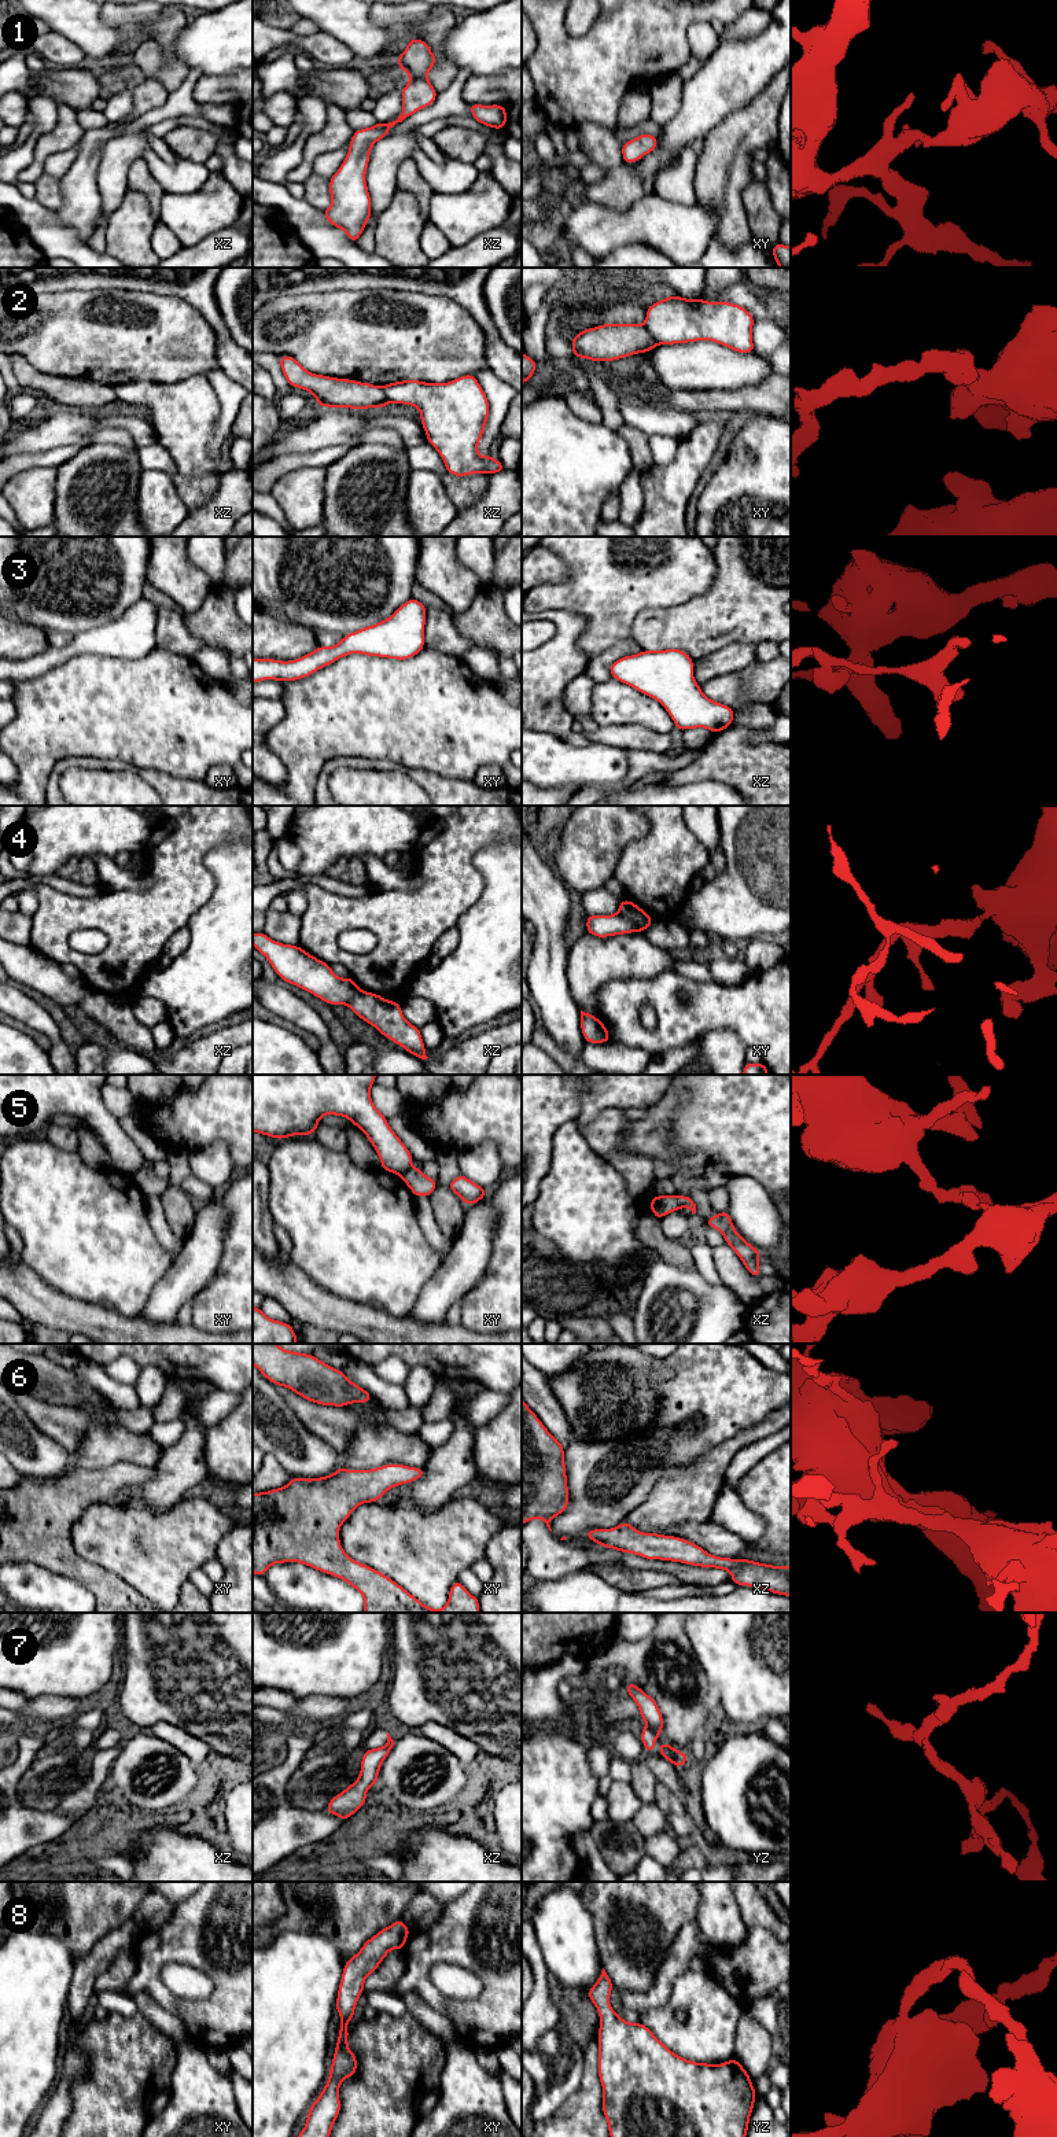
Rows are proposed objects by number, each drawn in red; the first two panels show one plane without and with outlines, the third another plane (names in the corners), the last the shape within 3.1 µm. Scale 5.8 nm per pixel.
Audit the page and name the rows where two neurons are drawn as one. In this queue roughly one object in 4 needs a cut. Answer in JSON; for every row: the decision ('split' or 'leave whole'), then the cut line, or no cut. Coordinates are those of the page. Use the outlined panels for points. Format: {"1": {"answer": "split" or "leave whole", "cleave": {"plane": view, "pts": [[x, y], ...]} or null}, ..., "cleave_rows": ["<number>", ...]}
{"1": {"answer": "leave whole", "cleave": null}, "2": {"answer": "split", "cleave": {"plane": "xy", "pts": [[644, 324], [658, 343]]}}, "3": {"answer": "leave whole", "cleave": null}, "4": {"answer": "split", "cleave": {"plane": "xy", "pts": [[618, 913], [629, 920], [637, 931]]}}, "5": {"answer": "split", "cleave": {"plane": "xz", "pts": [[676, 1196], [680, 1207]]}}, "6": {"answer": "leave whole", "cleave": null}, "7": {"answer": "split", "cleave": {"plane": "yz", "pts": [[648, 1725], [658, 1735]]}}, "8": {"answer": "leave whole", "cleave": null}, "cleave_rows": ["2", "4", "5", "7"]}

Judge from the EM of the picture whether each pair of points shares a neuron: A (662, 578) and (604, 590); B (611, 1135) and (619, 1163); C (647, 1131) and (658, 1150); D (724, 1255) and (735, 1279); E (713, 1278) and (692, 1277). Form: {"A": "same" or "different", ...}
{"A": "same", "B": "same", "C": "same", "D": "same", "E": "different"}

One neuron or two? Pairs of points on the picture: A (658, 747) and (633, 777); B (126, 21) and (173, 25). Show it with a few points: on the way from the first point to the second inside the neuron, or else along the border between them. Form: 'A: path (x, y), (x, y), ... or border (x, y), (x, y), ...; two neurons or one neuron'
A: border (626, 748), (648, 750), (663, 755); two neurons
B: border (161, 14), (131, 29); two neurons

